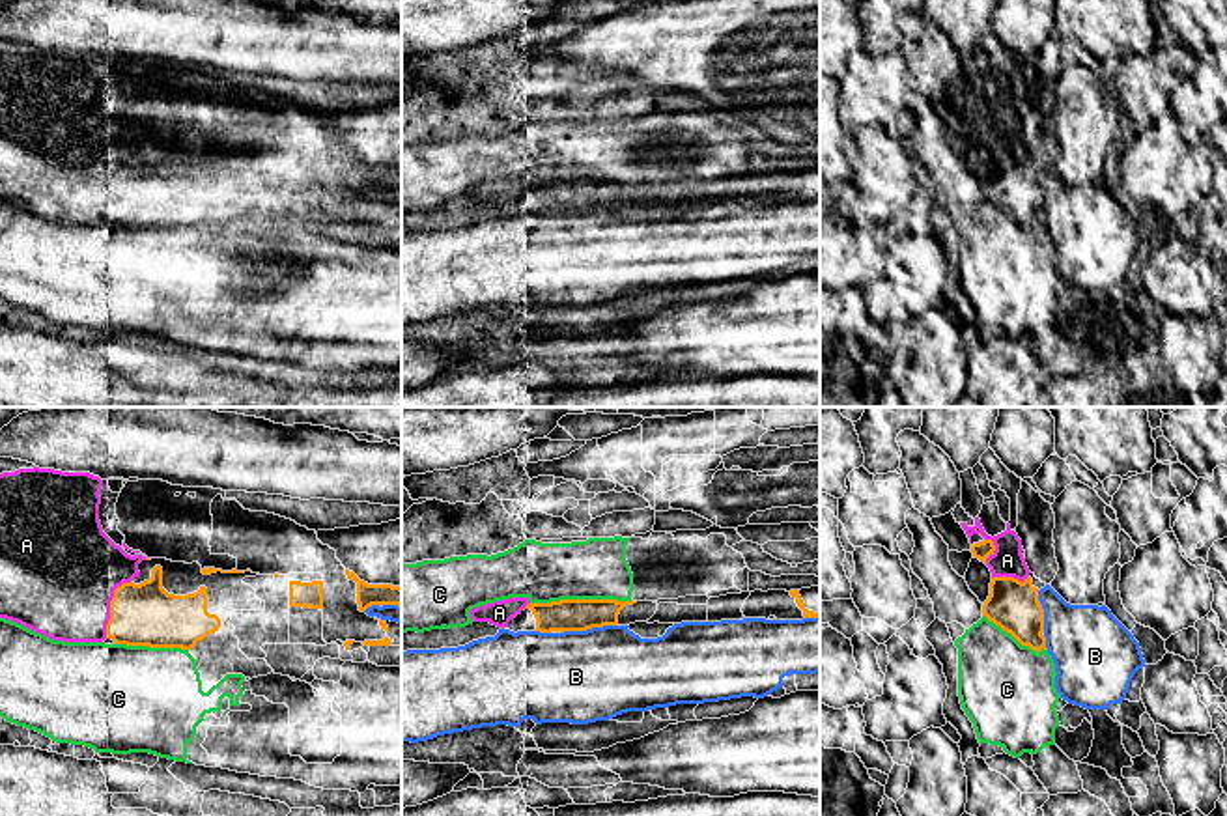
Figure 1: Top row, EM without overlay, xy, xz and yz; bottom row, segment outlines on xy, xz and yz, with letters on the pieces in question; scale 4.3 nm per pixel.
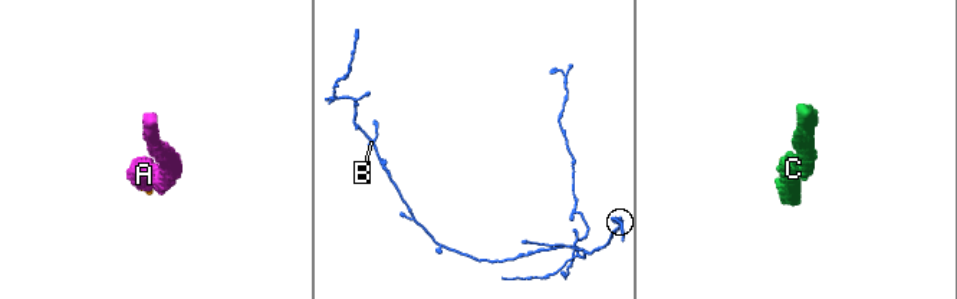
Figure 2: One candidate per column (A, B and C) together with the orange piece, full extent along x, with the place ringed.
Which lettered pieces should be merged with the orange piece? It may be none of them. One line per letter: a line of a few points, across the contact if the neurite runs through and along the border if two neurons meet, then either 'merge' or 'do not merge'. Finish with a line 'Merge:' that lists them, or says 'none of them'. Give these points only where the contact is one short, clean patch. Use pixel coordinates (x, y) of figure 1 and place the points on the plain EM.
A: merge
B: do not merge
C: do not merge
Merge: A

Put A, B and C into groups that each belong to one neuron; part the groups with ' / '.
A / B / C

